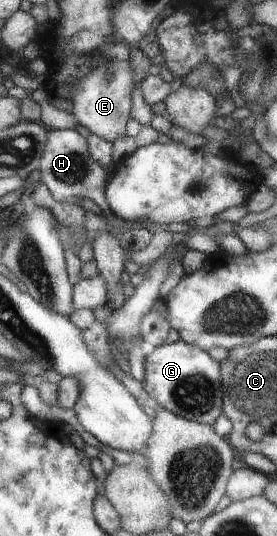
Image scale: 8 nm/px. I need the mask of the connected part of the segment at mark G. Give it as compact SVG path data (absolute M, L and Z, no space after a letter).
M180 340L163 343L144 357L143 368L142 389L162 409L211 426L221 415L221 364L208 356L207 351Z

